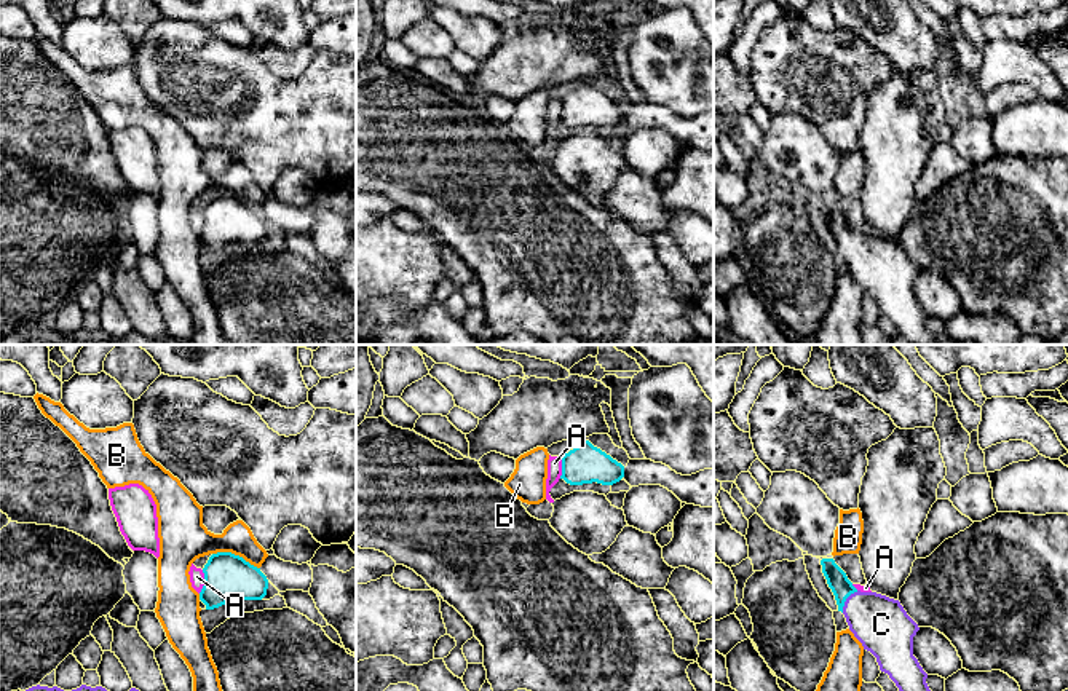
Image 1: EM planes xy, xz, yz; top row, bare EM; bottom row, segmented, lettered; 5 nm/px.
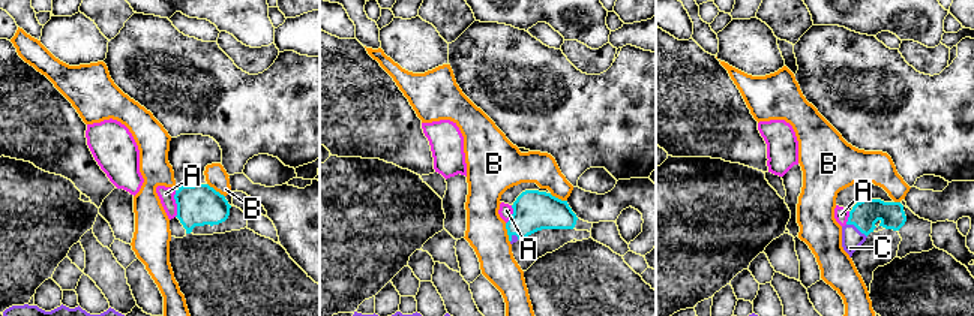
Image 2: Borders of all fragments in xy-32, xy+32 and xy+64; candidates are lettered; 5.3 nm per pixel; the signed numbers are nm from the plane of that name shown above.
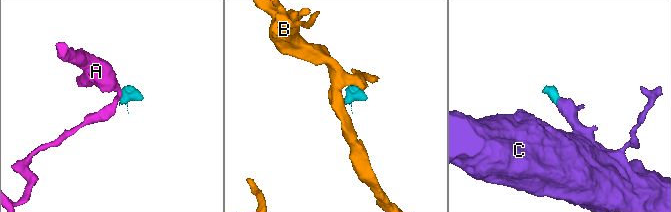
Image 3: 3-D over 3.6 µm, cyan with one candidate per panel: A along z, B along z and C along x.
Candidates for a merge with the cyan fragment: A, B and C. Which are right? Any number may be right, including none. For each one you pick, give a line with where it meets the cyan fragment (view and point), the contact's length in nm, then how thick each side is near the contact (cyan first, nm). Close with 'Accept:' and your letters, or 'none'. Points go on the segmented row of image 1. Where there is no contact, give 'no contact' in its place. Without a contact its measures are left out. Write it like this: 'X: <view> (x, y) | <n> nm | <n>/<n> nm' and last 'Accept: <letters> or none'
C: yz (845, 600) | 140 nm | 110/280 nm
Accept: C

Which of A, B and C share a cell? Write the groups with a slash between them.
A / B / C

